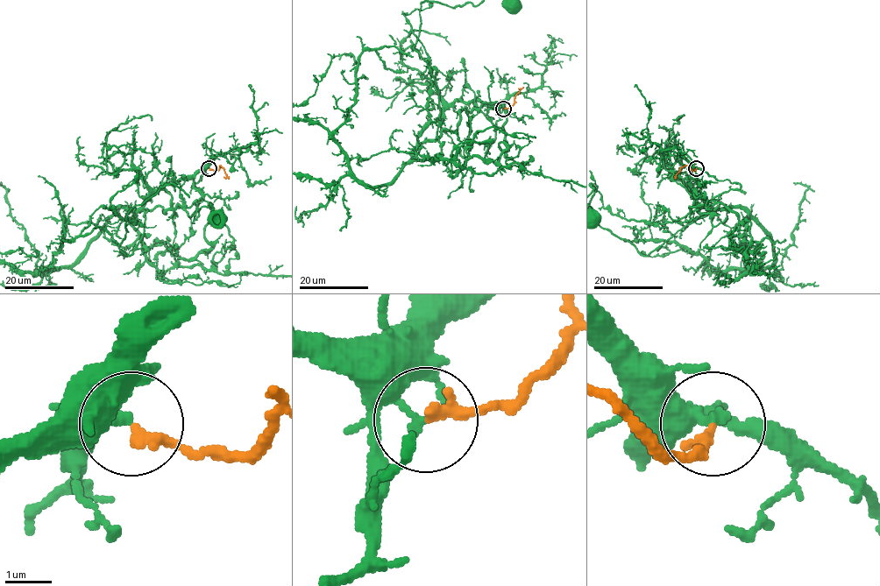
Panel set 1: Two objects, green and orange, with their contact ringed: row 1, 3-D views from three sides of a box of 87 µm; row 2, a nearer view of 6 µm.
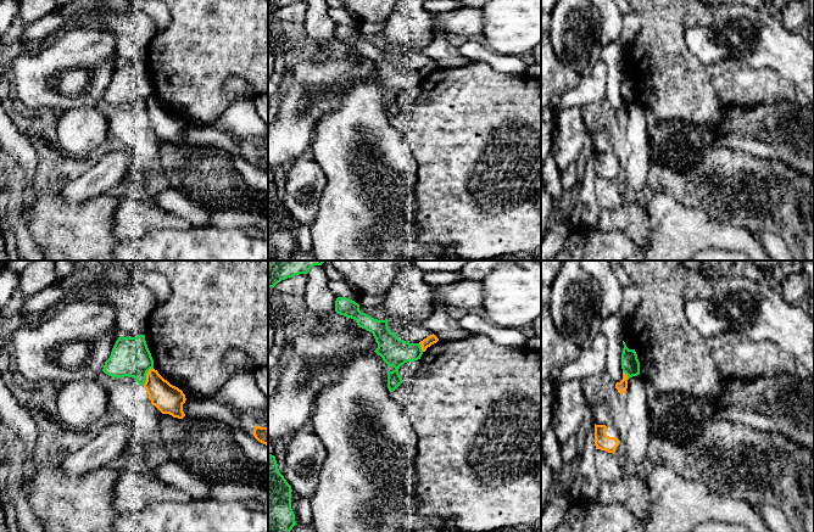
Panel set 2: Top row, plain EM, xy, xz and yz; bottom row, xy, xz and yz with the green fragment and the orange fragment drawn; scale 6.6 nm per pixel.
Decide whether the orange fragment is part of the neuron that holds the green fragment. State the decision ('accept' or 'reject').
reject

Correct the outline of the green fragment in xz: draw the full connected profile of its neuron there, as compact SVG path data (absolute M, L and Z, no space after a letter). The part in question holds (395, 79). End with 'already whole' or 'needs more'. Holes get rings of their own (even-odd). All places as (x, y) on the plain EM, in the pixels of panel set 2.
M338 24L335 28L335 39L347 46L355 46L358 55L372 60L378 75L374 78L388 91L388 96L394 94L392 99L388 97L388 116L395 118L401 111L402 105L398 96L407 89L420 86L423 78L419 71L409 71L400 67L396 61L391 60L388 46L378 47L359 38L359 32L346 24Z; already whole

